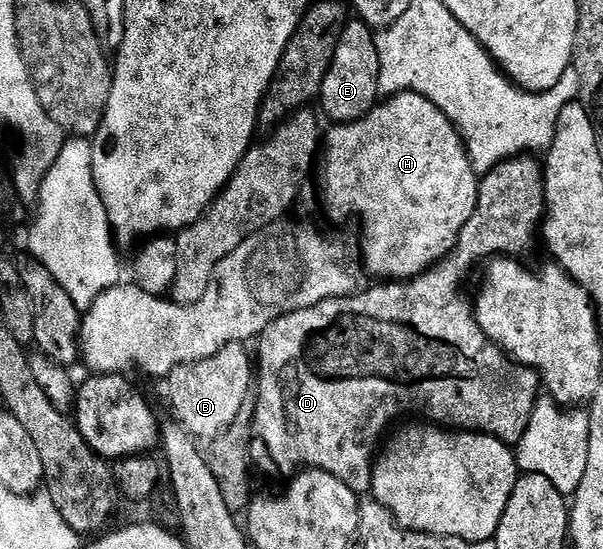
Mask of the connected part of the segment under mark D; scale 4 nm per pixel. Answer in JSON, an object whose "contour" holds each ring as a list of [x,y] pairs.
{"contour":[[[519,156],[509,158],[501,162],[489,172],[481,175],[478,183],[478,199],[476,208],[464,224],[460,232],[458,242],[453,250],[442,259],[436,266],[431,266],[424,274],[409,280],[390,280],[385,284],[378,284],[375,290],[363,289],[355,292],[348,298],[326,298],[320,304],[312,308],[297,310],[295,314],[280,316],[272,324],[268,324],[266,331],[257,339],[258,354],[256,350],[256,401],[254,402],[254,424],[251,439],[251,461],[266,474],[280,474],[283,478],[293,477],[300,469],[324,470],[336,476],[336,480],[344,480],[348,488],[359,496],[371,493],[374,485],[374,464],[376,449],[374,445],[383,441],[382,433],[393,424],[397,418],[405,414],[423,414],[423,419],[437,424],[443,428],[457,428],[462,432],[477,432],[487,434],[496,440],[505,442],[507,446],[514,448],[524,432],[528,432],[528,424],[532,420],[534,406],[540,397],[540,379],[536,371],[530,366],[522,366],[504,350],[499,350],[495,342],[491,342],[480,328],[478,319],[474,316],[474,308],[471,299],[461,298],[462,290],[458,285],[462,282],[462,274],[466,274],[473,268],[474,262],[485,263],[499,256],[521,259],[534,246],[534,241],[539,241],[540,227],[546,216],[546,175],[541,161],[534,156]]]}

